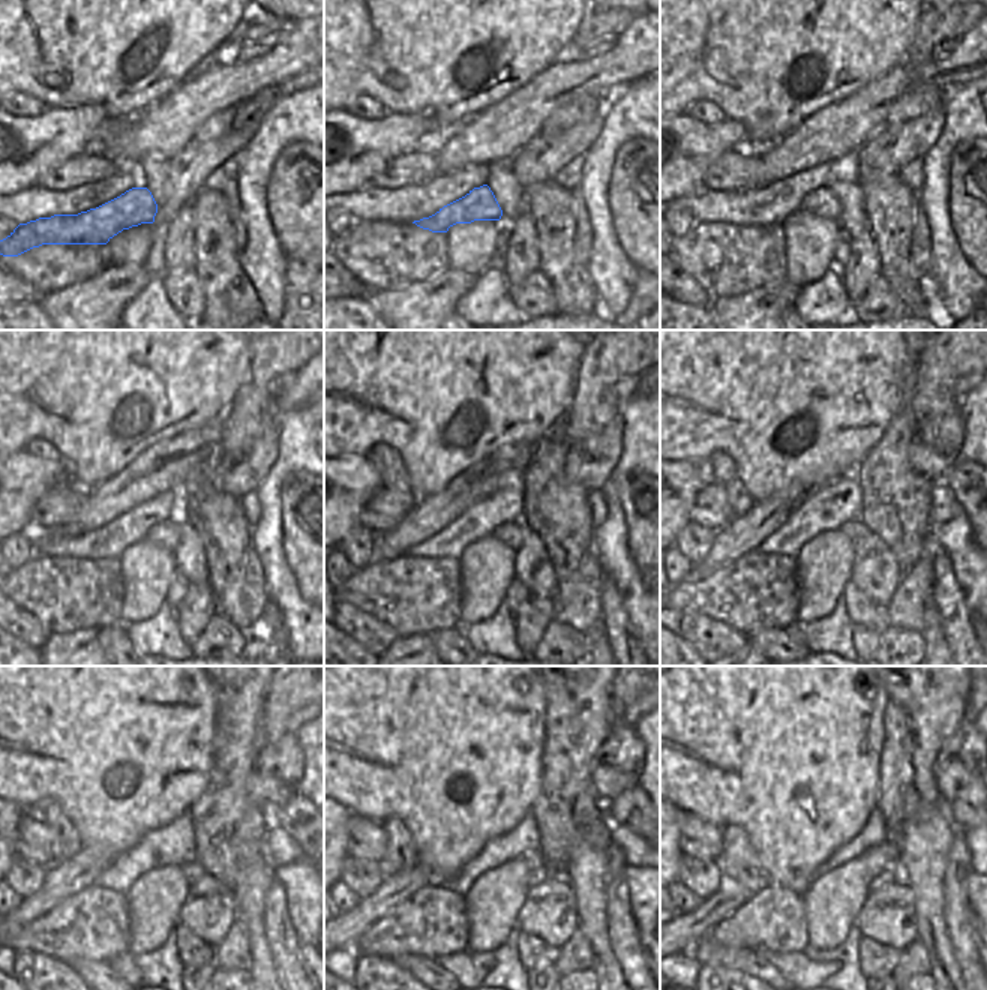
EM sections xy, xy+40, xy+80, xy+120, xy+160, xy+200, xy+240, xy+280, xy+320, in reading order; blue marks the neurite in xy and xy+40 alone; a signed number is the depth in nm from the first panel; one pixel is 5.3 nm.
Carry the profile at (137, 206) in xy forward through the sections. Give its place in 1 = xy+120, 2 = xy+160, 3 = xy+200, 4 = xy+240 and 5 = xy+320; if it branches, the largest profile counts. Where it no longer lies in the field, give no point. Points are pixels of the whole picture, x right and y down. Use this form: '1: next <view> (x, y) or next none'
1: next xy+120 (165, 534)
2: next xy+160 (510, 534)
3: next xy+200 (857, 531)
4: next xy+240 (192, 870)
5: next xy+320 (893, 873)

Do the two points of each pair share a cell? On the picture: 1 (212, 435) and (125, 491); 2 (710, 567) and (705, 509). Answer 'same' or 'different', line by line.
1: same
2: different

